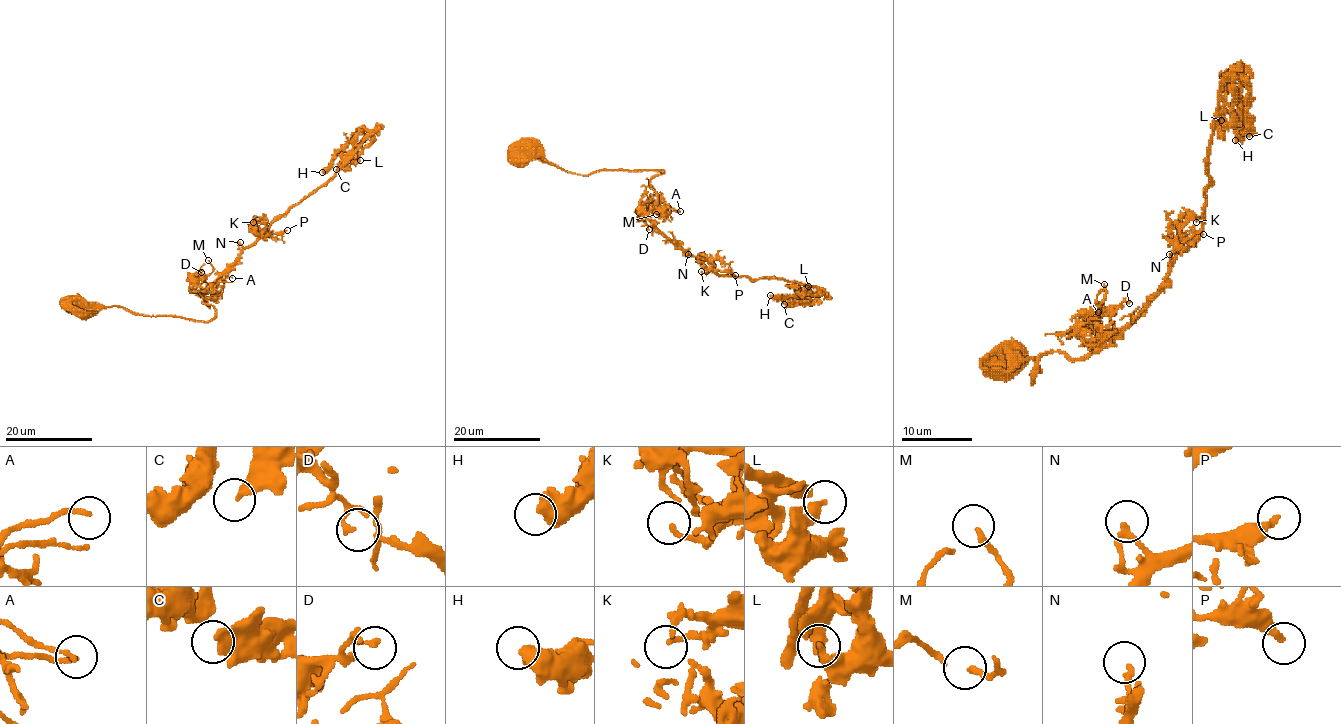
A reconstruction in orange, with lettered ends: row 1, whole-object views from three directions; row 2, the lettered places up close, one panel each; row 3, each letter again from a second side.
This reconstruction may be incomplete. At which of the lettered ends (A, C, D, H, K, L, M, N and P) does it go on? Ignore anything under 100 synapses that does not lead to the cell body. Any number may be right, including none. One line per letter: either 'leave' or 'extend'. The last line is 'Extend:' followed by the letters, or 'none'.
A: leave
C: leave
D: leave
H: leave
K: leave
L: leave
M: leave
N: leave
P: leave
Extend: none

